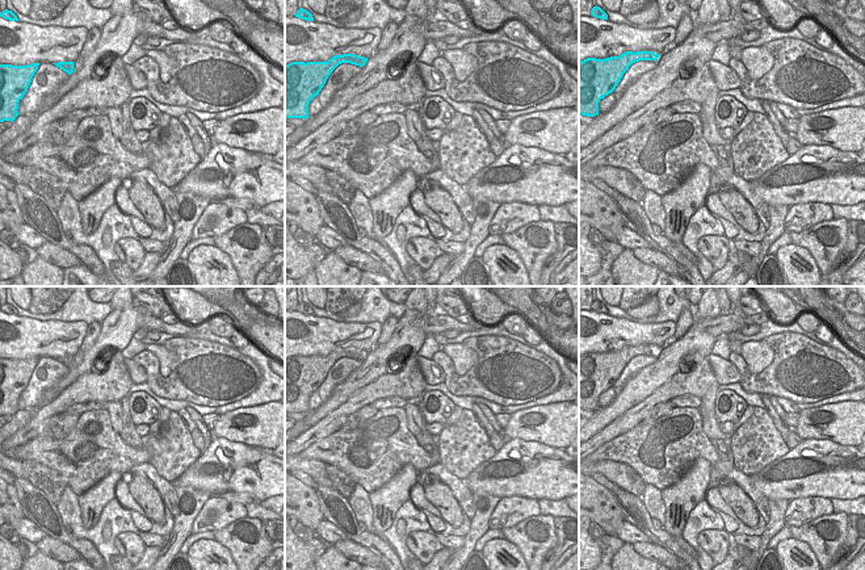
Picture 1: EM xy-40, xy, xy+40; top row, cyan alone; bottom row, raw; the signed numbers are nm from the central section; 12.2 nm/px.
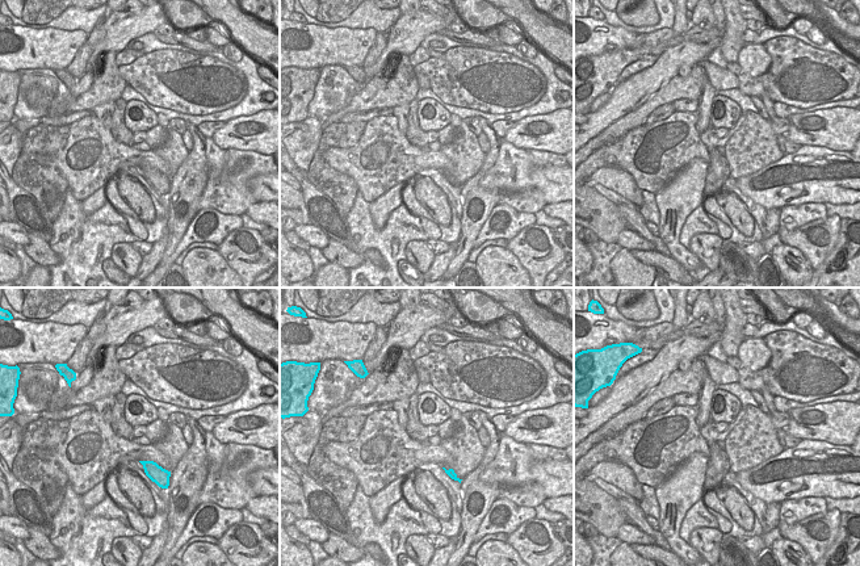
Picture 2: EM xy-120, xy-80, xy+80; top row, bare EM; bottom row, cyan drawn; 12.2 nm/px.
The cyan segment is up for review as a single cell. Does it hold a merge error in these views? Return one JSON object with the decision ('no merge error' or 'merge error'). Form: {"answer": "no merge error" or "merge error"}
{"answer": "no merge error"}

